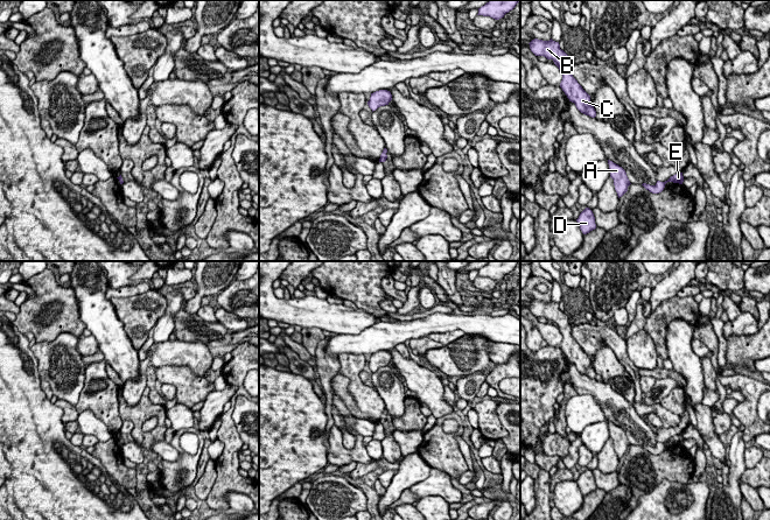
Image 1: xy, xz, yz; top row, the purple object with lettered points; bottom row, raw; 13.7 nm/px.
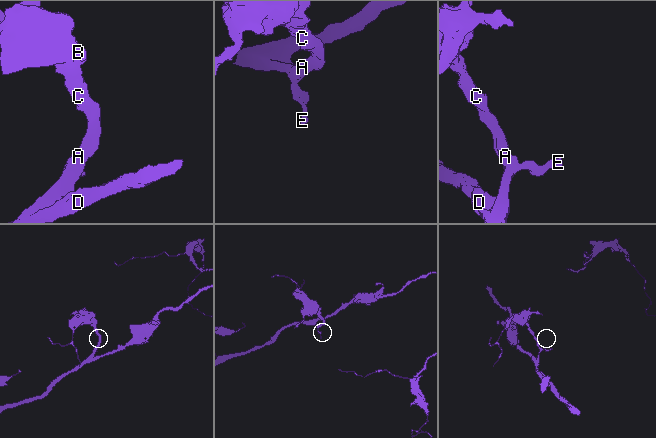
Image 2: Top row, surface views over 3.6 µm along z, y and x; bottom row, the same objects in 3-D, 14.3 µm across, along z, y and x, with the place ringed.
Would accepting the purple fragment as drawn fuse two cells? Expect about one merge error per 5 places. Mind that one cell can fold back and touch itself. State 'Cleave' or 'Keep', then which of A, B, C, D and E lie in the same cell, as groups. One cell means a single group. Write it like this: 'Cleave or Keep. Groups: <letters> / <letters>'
Keep. Groups: A B C D E

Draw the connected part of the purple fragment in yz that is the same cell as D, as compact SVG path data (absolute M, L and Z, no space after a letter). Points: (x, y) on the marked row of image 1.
M586 208L576 219L578 225L583 234L589 233L590 231L596 229L595 217L593 211L589 208Z

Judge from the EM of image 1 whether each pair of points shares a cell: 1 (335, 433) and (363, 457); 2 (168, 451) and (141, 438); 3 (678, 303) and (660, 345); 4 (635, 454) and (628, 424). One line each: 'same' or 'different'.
1: same
2: different
3: same
4: different

